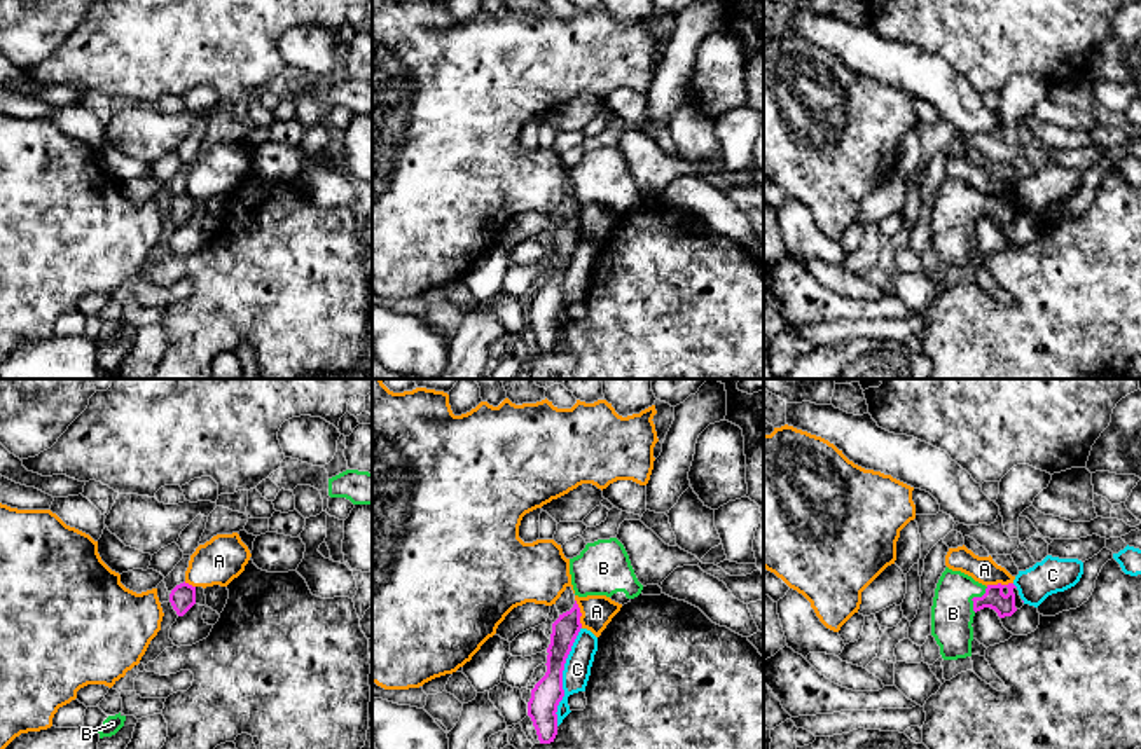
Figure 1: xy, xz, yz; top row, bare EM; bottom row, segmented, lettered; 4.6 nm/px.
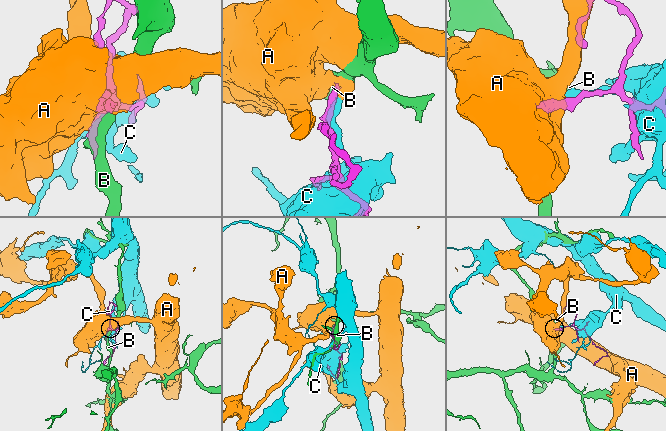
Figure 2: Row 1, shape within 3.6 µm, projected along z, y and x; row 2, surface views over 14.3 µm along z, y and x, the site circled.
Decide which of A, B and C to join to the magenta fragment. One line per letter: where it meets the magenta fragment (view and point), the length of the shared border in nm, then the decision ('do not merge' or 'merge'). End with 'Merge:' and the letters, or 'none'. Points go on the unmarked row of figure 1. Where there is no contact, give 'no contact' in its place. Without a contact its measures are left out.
A: meets magenta in xz at (580, 222); contact 140 nm long; do not merge
B: meets magenta in yz at (974, 206); contact 140 nm long; merge
C: meets magenta in xz at (561, 285); contact 460 nm long; do not merge
Merge: B

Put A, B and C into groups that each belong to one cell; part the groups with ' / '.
A / B / C

